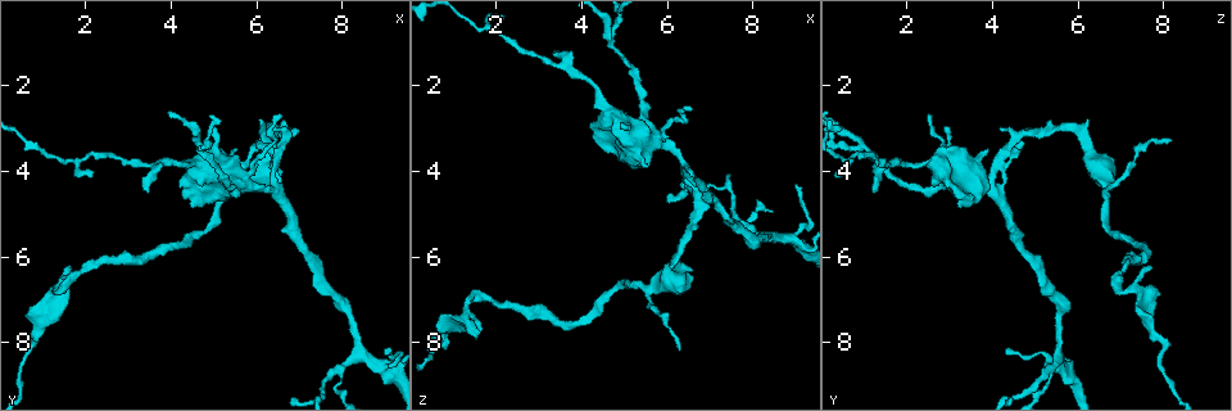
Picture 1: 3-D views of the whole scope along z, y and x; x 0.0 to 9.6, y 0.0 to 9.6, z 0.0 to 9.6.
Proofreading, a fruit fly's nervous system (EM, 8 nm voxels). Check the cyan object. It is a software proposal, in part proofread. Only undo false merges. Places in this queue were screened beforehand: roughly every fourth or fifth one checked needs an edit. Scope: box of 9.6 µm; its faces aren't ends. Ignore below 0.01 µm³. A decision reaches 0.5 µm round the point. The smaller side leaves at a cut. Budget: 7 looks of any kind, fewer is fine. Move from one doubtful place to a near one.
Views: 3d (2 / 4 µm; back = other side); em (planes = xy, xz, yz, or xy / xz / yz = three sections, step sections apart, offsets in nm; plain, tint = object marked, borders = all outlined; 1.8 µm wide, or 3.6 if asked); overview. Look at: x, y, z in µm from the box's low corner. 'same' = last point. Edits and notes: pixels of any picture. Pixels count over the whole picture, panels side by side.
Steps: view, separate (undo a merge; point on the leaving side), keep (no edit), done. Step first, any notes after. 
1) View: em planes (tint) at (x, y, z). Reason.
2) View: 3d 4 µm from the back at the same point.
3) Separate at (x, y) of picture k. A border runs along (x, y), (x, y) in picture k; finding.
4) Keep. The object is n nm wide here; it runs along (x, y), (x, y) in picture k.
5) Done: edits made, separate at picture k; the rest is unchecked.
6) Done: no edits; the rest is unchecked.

View: 3d 2 µm at (6.50, 3.55, 4.35). A fork.

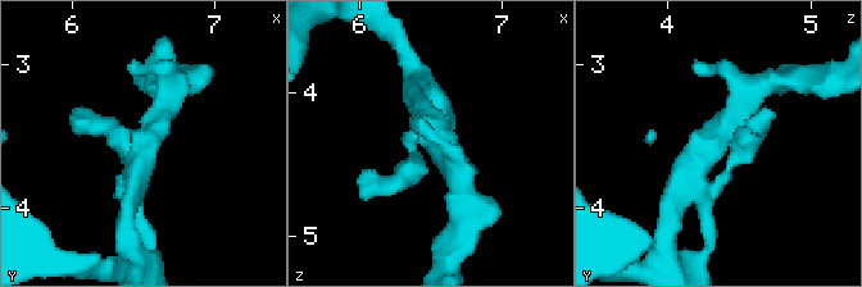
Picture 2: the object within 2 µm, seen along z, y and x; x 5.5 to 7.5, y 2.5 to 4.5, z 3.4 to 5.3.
View: em planes (tint) at (6.50, 3.54, 4.30). Shape alone is not enough.

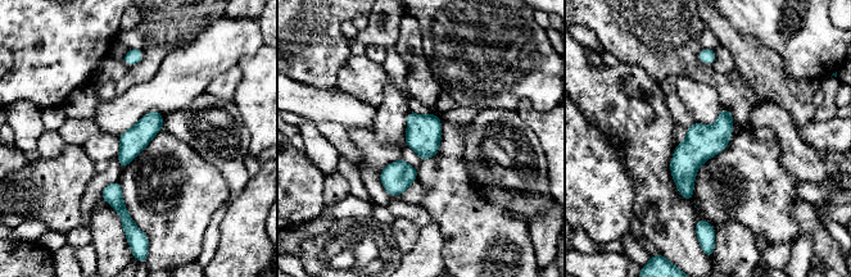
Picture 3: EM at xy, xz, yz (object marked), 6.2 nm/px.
Keep. It runs along (724, 112), (687, 162), (689, 196) in picture 3; all the same neuron.

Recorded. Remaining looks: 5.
View: 3d 4 µm at (4.65, 3.45, 1.05). Side arm on a straight run.

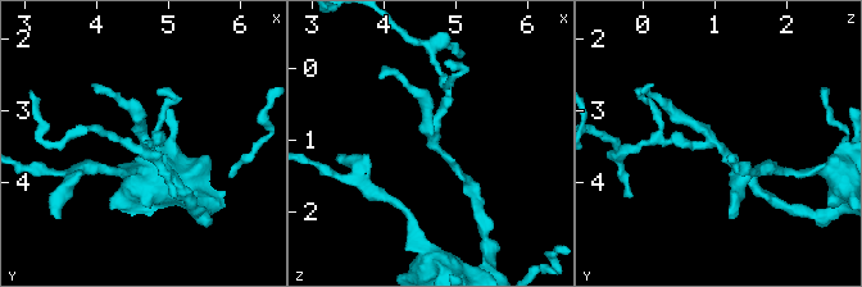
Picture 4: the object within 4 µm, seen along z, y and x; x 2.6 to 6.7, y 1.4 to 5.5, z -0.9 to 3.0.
View: em planes (tint) at (4.65, 3.45, 1.05). 3 arms meet here; shape alone is not enough.

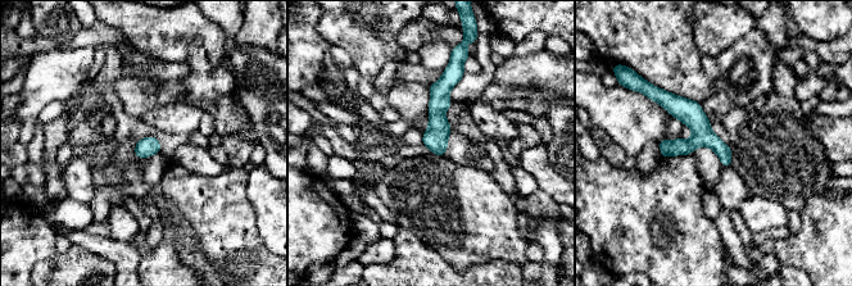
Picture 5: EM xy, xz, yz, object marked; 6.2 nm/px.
Keep. It runs along (660, 95), (728, 163) in picture 5; all the same neuron.

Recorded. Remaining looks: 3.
View: 3d 2 µm at (1.85, 6.45, 6.95). Sudden change in width.

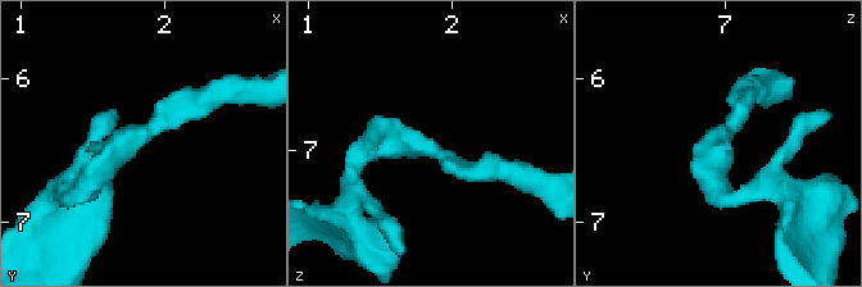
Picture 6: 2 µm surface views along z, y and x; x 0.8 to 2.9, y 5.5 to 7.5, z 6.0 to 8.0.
View: em xy step 4 (tint) at (1.84, 6.40, 7.00).

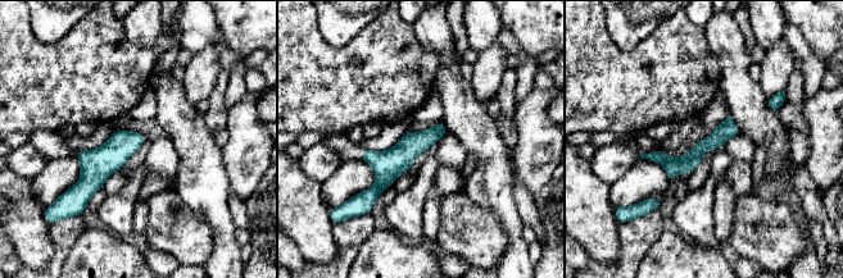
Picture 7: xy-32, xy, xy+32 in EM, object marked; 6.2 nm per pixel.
Keep. It runs along (440, 126), (385, 174), (371, 201) in picture 7; continuous, no second neuron.

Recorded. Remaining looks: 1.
Done: no edits; the rest is unchecked.

